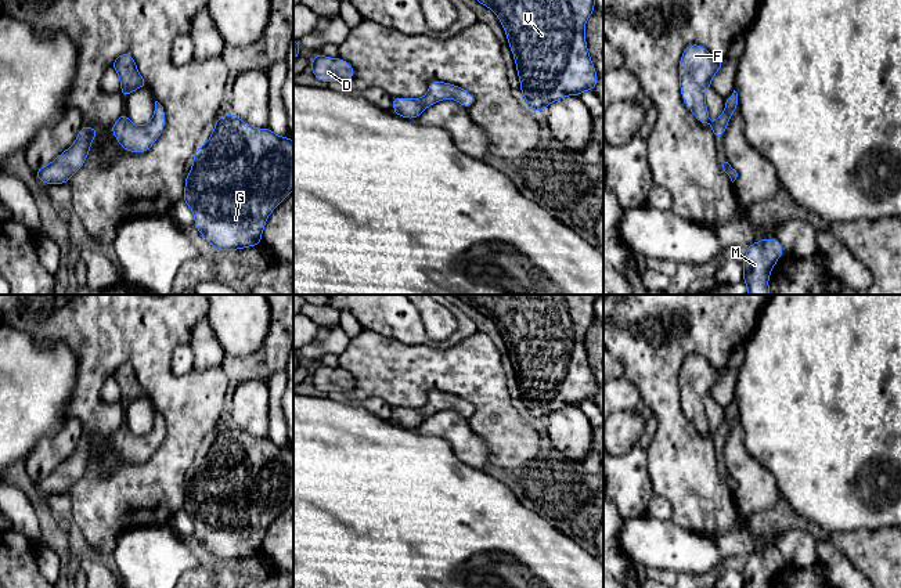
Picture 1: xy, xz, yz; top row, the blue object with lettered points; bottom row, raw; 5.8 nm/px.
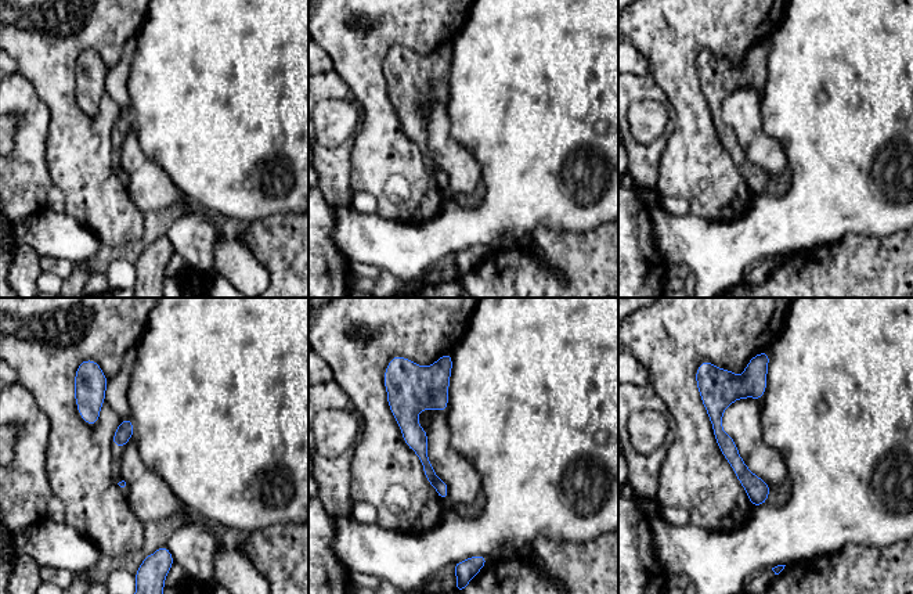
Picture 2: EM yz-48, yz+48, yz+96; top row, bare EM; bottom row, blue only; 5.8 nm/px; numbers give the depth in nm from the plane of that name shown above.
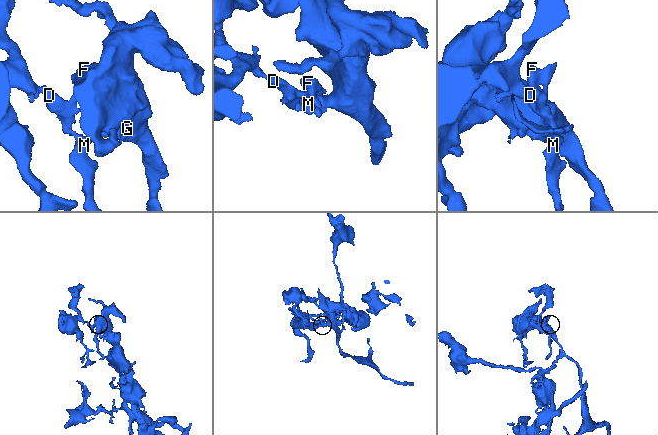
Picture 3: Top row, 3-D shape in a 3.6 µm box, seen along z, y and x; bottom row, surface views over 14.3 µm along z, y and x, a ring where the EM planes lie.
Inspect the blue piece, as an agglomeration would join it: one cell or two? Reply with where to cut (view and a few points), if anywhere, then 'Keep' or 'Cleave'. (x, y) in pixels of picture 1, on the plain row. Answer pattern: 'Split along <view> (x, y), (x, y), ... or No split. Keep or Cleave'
No split. Keep

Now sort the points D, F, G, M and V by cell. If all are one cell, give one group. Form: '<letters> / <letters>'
D F G M V

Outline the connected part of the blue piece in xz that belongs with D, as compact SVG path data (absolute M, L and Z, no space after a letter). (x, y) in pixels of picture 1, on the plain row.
M316 364L311 369L310 379L320 392L347 392L354 387L353 376L342 368L331 368Z

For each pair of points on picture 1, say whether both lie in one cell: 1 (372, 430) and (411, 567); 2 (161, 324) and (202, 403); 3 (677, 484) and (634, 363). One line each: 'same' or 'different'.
1: same
2: same
3: same

